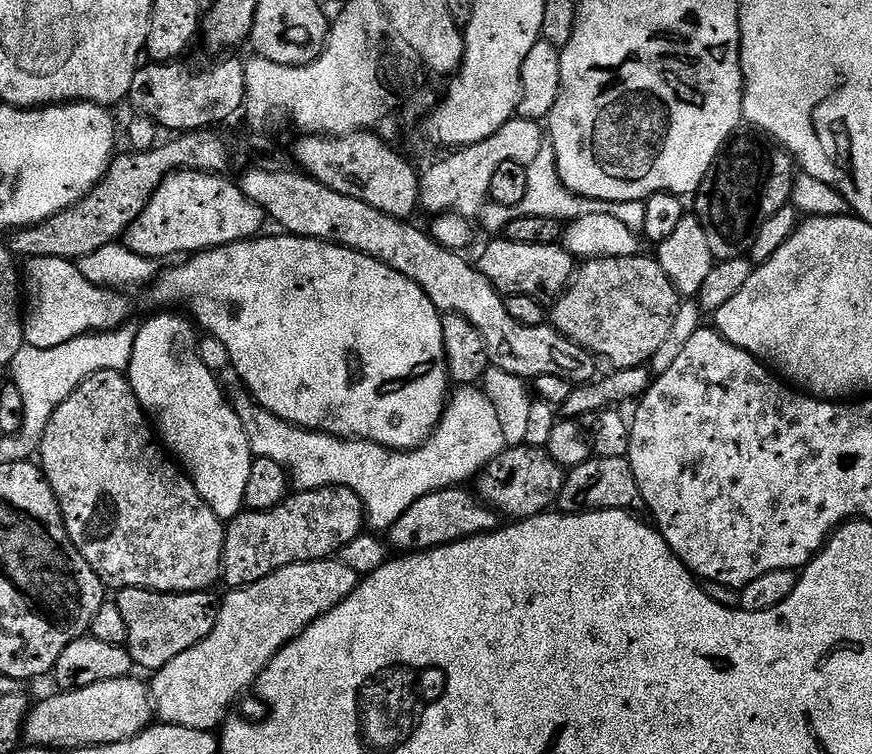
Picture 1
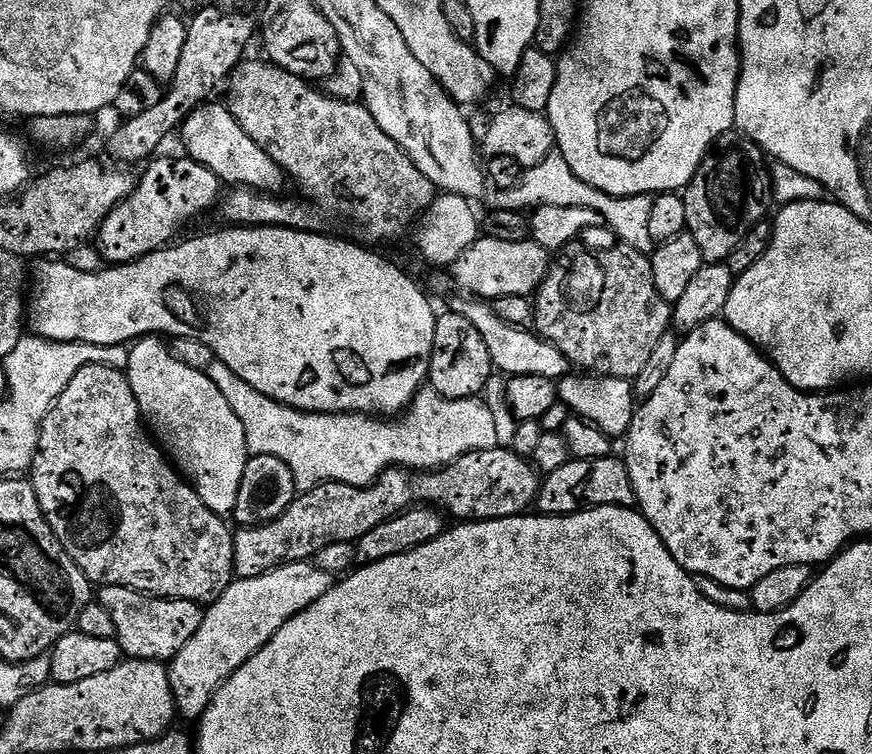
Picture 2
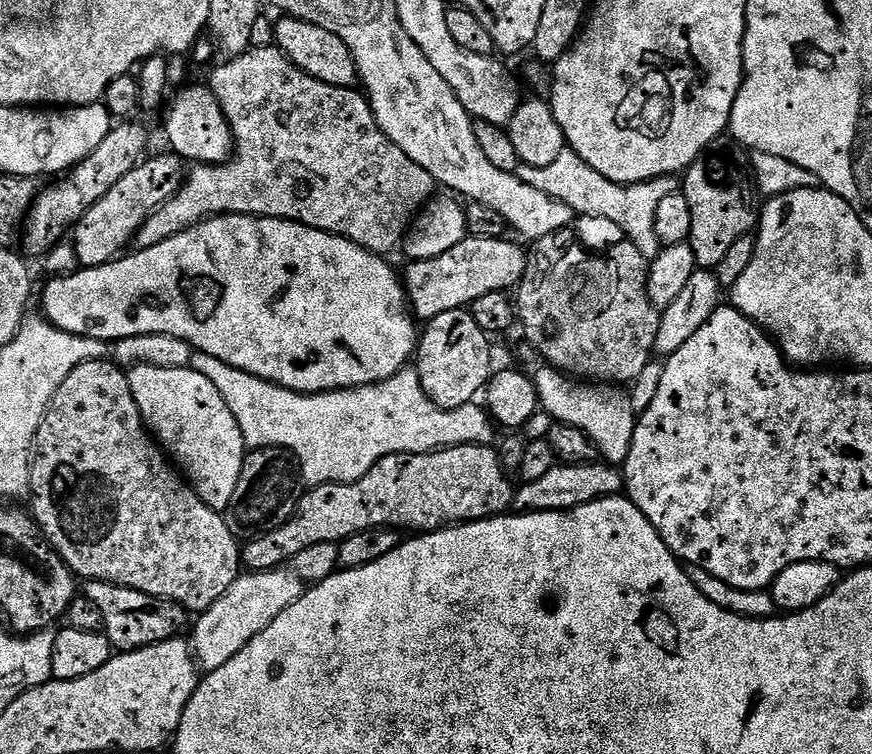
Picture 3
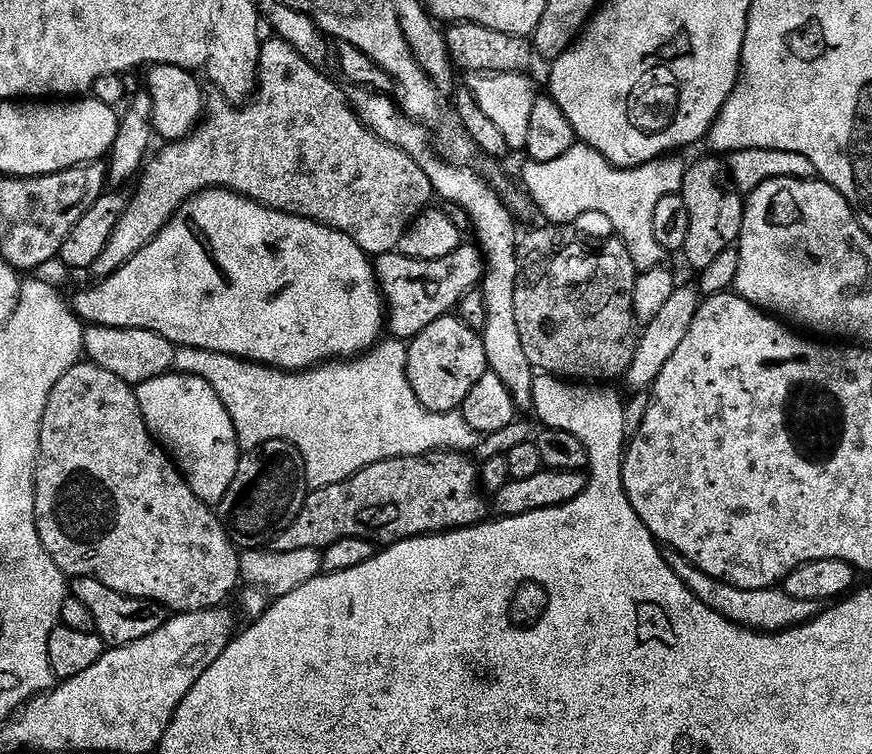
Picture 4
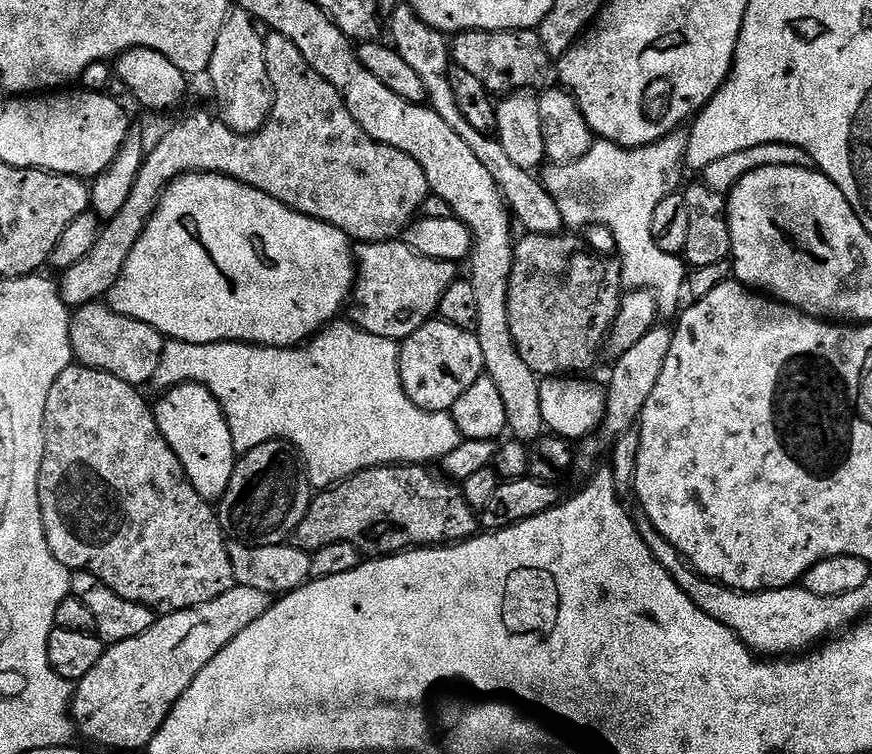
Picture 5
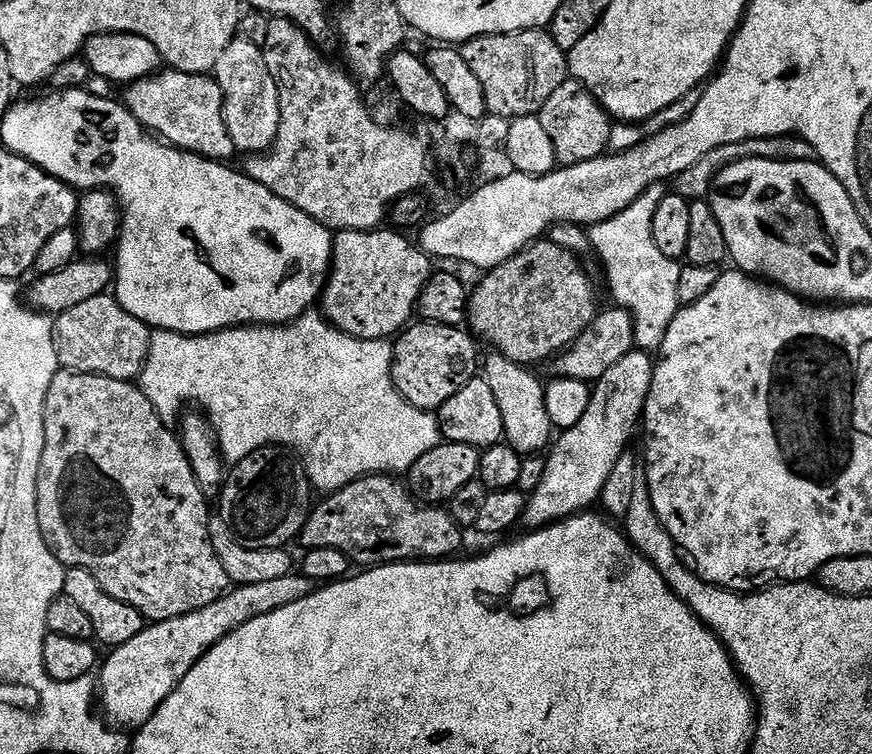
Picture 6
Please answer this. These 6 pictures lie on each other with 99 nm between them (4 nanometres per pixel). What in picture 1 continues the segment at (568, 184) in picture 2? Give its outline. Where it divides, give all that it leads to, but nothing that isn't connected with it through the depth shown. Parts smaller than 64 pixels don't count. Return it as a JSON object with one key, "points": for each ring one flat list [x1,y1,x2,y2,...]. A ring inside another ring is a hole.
{"points":[[545,142,542,150,538,150,538,158,530,162,527,166,528,181,526,182,526,198,518,202,515,208,498,206,497,204,485,203,483,210,478,217,480,223,488,234,503,233,504,228,518,216,541,216,542,218,554,218,561,222,571,222,578,218,586,218,586,214,610,214,610,218,615,218,617,222,622,222,625,226,630,226,634,233,643,233,644,223,646,222,646,206,642,200,631,200,630,202,606,202,605,200,587,200,584,196,576,196,564,187,562,178,558,174,556,165,556,155,554,146,550,142]]}

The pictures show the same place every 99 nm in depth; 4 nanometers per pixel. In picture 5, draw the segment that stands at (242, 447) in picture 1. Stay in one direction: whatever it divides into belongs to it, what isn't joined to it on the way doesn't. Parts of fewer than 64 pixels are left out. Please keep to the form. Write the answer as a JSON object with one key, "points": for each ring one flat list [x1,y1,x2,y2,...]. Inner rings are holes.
{"points":[[180,384,161,396,164,397,160,401,155,401,154,411,162,438,166,438,178,462,182,462,194,490,203,500,218,502,226,494,226,486,230,486,238,459,222,406,200,384]]}

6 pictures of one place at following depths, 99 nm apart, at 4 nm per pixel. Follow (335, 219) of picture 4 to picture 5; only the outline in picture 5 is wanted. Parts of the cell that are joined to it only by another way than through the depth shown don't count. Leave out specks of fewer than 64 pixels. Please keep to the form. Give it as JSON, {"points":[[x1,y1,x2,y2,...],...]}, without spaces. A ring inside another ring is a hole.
{"points":[[269,31,264,36,264,53,272,83,272,113,263,130,254,136,240,136,213,113,192,112,153,148,151,145,130,199,101,227,90,254,78,266,59,273,60,298,69,309,107,297,164,189,185,172,216,172,254,186,287,208,326,222,361,244,395,240,412,223,430,193,422,166,410,154,370,138,350,116,338,90,310,68,293,41]]}

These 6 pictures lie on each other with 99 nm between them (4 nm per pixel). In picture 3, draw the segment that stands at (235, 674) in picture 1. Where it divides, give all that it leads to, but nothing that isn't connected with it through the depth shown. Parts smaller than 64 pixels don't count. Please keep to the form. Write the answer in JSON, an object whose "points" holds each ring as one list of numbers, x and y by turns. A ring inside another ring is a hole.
{"points":[[291,570,245,571,236,579,234,586,230,586,230,590,226,590,226,594,222,594,222,598,214,602,214,606,199,613,197,620,200,621,197,622,196,629,194,624,192,636,190,635,197,665,205,673,218,670,218,666,226,666,226,662,230,662,230,658,234,658,234,654,238,654,238,650,242,650,242,646,250,642,250,638,262,634,262,630,266,630,266,626,270,626,270,622,274,622,274,618,278,618,282,610,294,606,294,602,302,598,305,590,304,581,299,580]]}

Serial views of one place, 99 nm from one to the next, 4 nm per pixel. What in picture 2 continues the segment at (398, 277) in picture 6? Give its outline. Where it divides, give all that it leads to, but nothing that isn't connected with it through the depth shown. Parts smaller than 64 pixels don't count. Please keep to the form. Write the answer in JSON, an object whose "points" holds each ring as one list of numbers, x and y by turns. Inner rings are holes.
{"points":[[484,236,476,240,458,262,450,266,452,280,472,298,491,302,506,298,506,294,531,297,546,278,550,267,550,253,535,240,529,238,522,242,502,242,498,238]]}

